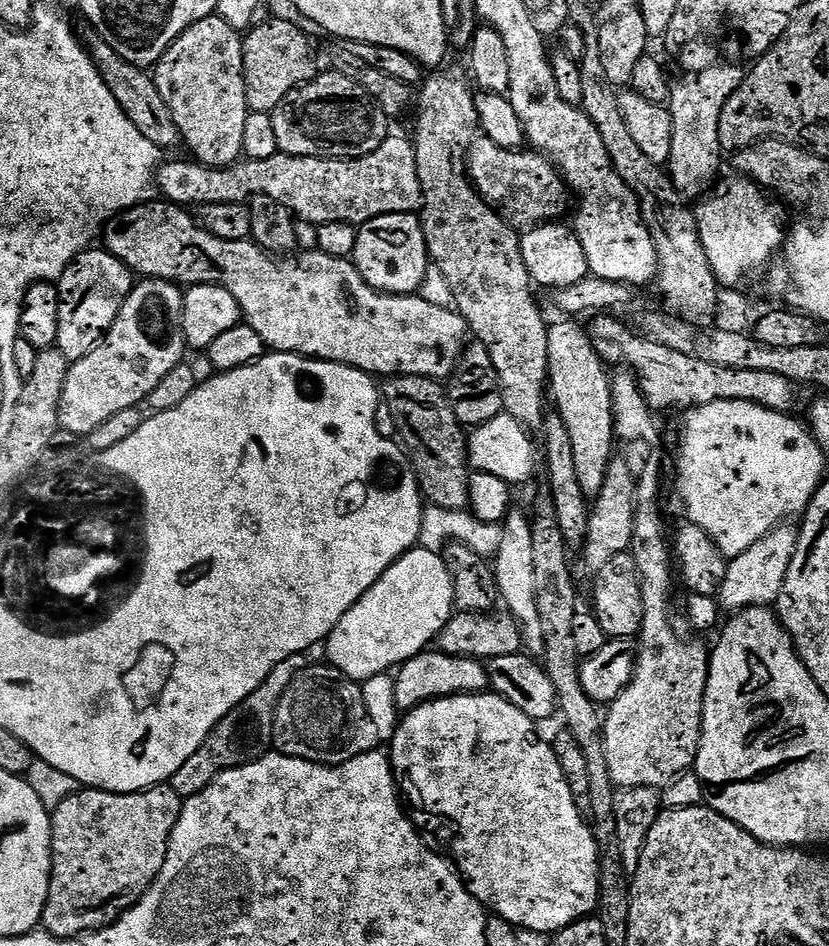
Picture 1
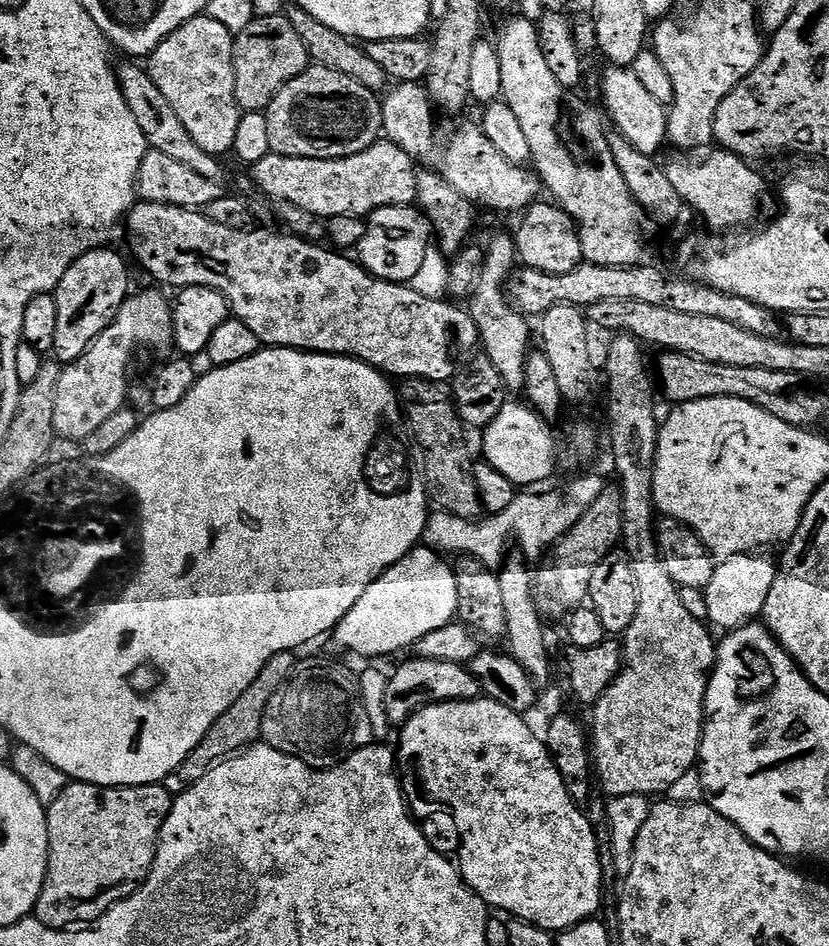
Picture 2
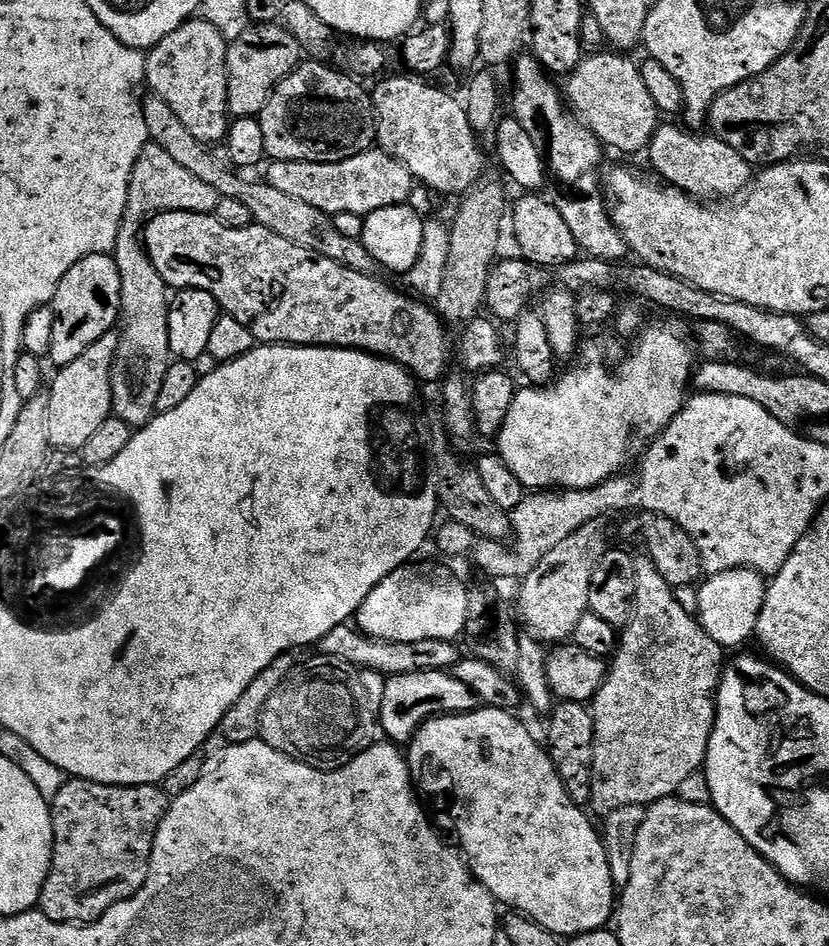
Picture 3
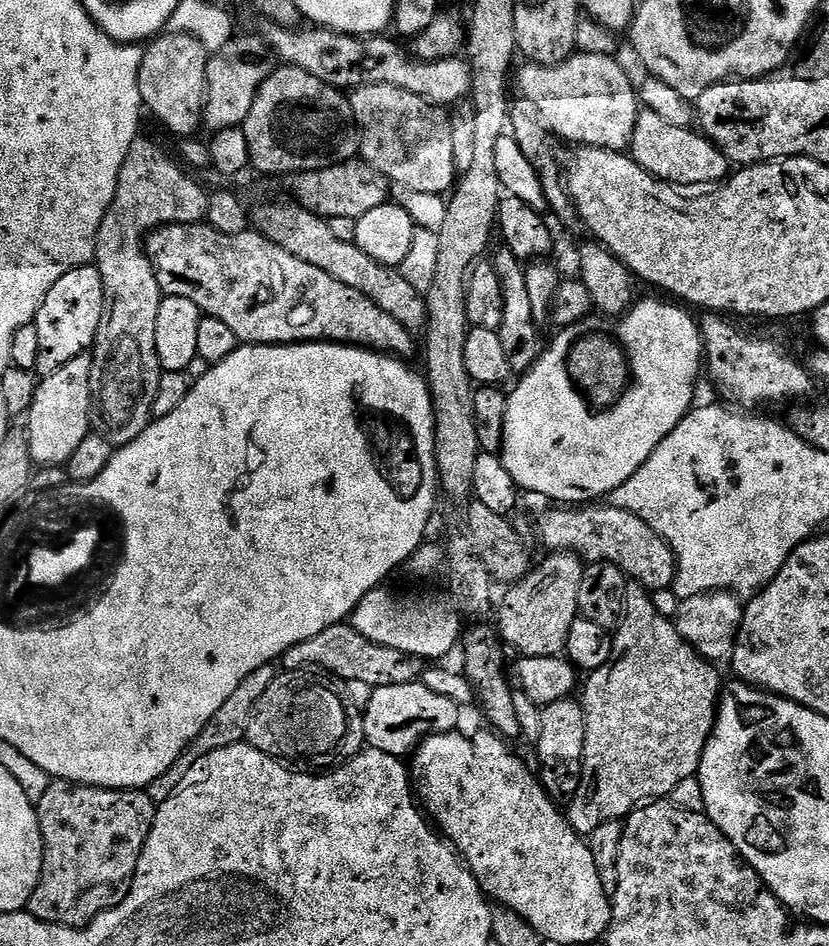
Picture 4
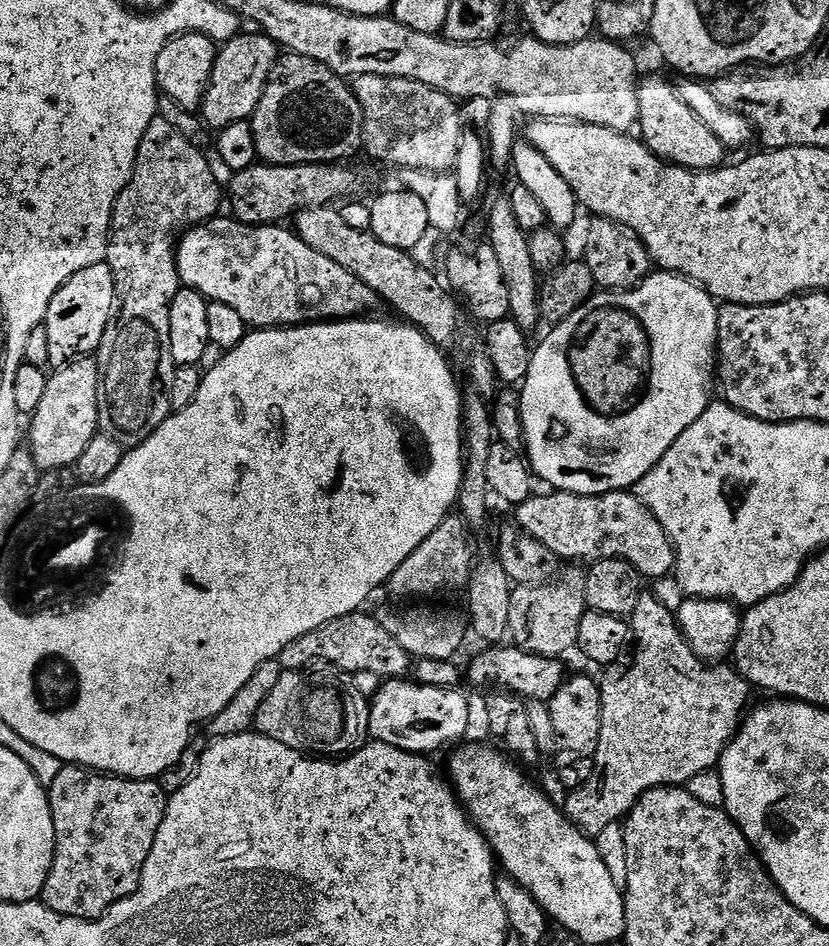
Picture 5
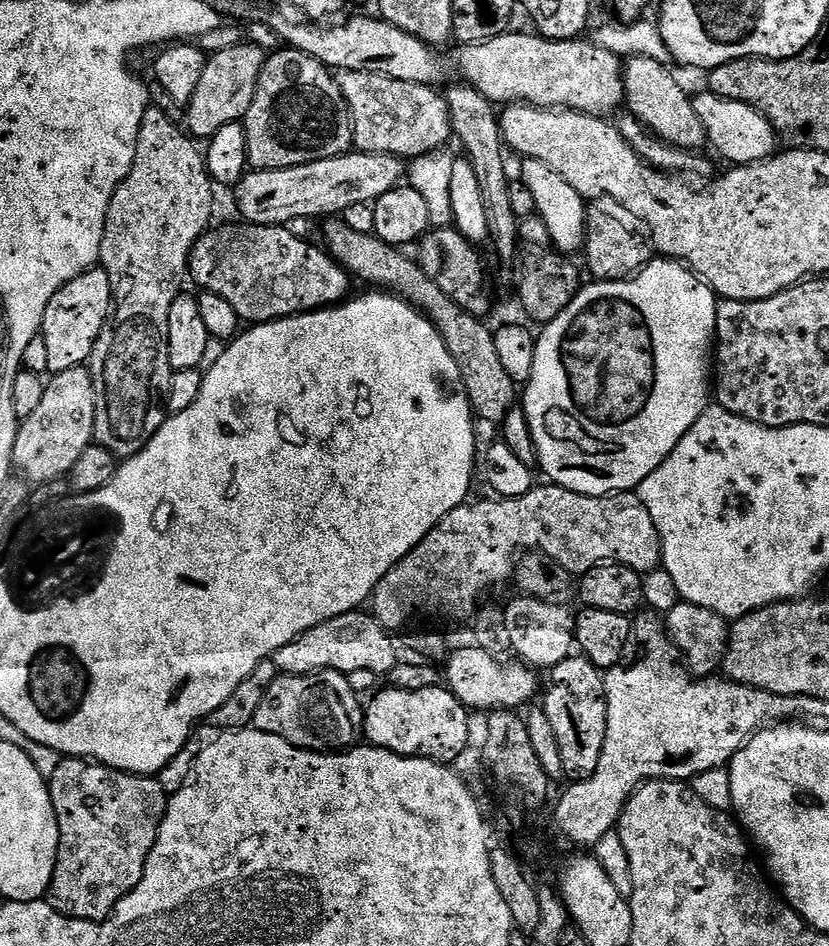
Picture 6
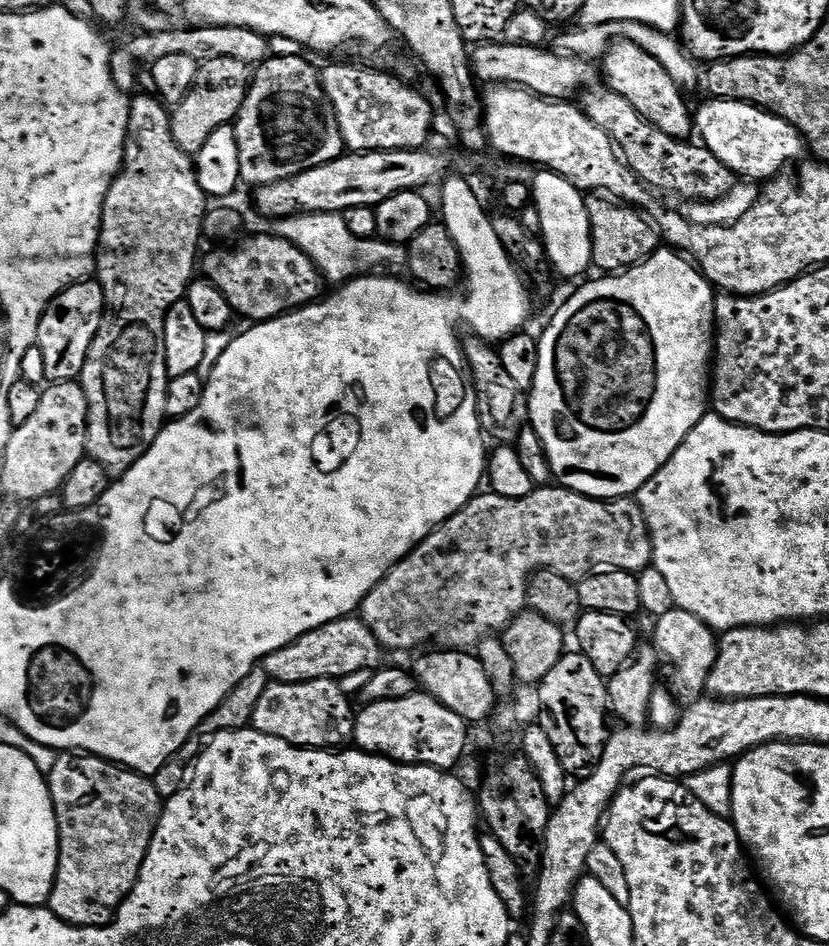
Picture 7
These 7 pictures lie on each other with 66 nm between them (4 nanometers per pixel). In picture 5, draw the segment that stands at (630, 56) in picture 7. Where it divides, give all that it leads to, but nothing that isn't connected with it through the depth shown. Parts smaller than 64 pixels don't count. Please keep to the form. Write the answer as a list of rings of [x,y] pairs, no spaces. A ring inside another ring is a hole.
[[[652,76],[639,83],[640,119],[638,126],[642,142],[653,155],[665,158],[679,167],[691,168],[693,171],[713,171],[723,165],[726,150],[716,135],[698,118],[680,99],[680,91],[674,85],[658,76]],[[668,124],[676,128],[676,132],[668,132]],[[692,136],[696,136],[696,144],[704,144],[704,148],[696,148],[696,156],[692,152],[684,152],[684,144],[692,144]],[[704,152],[704,156],[700,156]]]

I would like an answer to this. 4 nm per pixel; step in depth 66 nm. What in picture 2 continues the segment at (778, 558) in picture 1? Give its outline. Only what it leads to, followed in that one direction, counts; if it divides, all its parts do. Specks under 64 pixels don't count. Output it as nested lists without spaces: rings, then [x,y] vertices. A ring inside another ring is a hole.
[[[768,554],[731,556],[729,560],[720,560],[714,570],[714,578],[710,578],[708,587],[703,589],[709,610],[707,623],[713,629],[723,630],[733,630],[743,624],[753,623],[763,613],[766,598],[770,598],[777,567],[777,561],[771,560]]]

